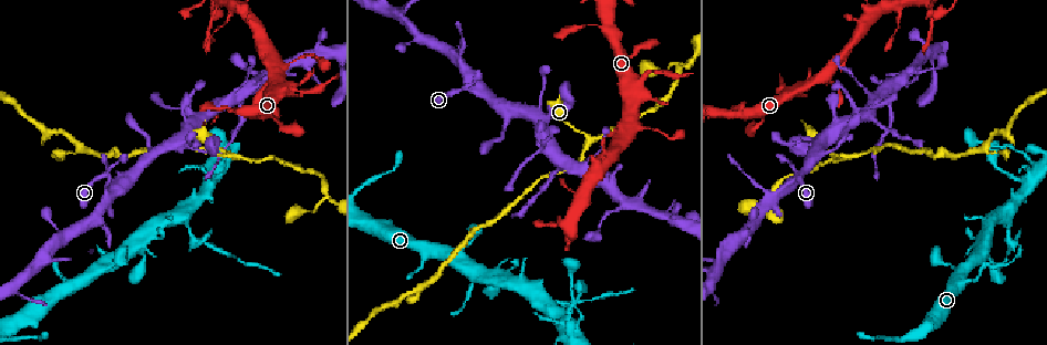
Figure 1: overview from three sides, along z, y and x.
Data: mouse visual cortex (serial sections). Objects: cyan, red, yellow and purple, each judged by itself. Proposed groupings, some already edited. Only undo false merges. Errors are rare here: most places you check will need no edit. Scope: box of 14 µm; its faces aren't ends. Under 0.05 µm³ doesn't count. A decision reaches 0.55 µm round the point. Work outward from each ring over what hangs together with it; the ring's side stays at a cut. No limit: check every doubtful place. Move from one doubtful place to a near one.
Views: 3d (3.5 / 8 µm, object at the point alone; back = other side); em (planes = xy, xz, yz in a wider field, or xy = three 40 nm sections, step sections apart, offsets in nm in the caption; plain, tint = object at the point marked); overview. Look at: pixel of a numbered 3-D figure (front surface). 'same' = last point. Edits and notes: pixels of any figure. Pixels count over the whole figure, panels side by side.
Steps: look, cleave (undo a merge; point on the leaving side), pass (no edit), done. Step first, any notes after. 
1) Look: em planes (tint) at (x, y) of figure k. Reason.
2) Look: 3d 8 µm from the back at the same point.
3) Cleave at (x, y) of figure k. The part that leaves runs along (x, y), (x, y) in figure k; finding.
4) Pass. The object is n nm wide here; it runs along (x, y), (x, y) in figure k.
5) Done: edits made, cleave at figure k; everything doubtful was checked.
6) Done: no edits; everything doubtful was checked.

Look: 3d 3.5 µm at (1010, 244) of figure 1. Sharp bend.

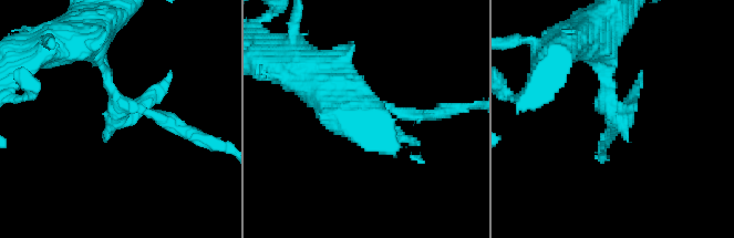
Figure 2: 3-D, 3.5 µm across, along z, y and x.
Look: em xy step 1 (plain) at (118, 110) of figure 2. Need the tissue.

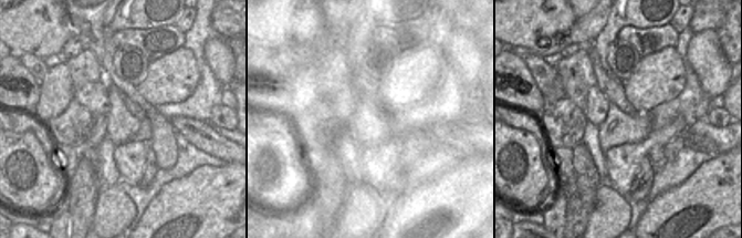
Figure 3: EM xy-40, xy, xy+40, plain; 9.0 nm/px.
Look: em xy step 1 (tint) at the same point. Where the object lies.

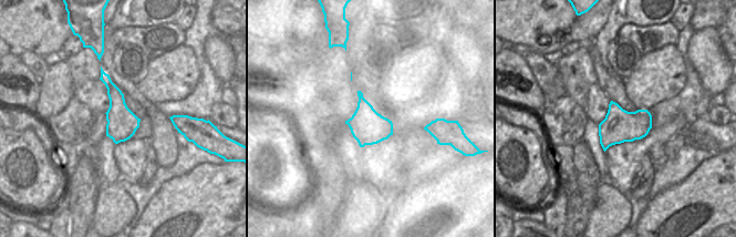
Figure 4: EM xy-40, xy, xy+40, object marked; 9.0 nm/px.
Pass. It runs along (89, 32), (120, 116), (164, 80) in figure 2; all the same cell.

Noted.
Look: 3d 8 µm at (328, 195) of figure 1. Three-way junction.

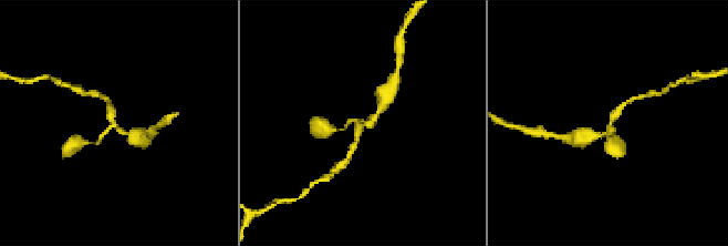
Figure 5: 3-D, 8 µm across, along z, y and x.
Look: em xy step 3 (tint) at (609, 122) of figure 5. 3 arms meet here; the arms are 150, 200, 200 nm wide; need the tissue.

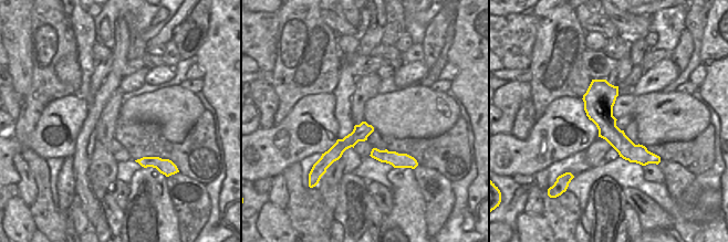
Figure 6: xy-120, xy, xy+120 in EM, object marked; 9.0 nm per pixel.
Pass. It runs along (108, 100), (113, 125), (92, 143) in figure 5; all the same cell.

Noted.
Look: 3d 8 µm at (937, 11) of figure 1. Thin neck.

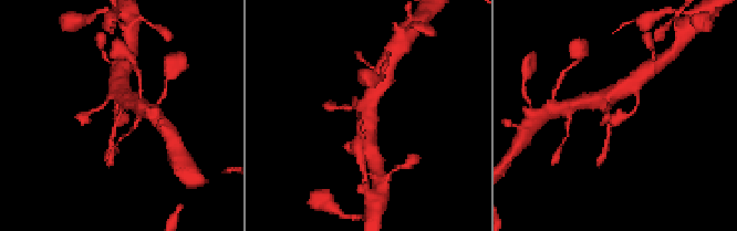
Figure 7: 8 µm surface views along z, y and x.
Look: 3d 3.5 µm at (116, 118) of figure 7.

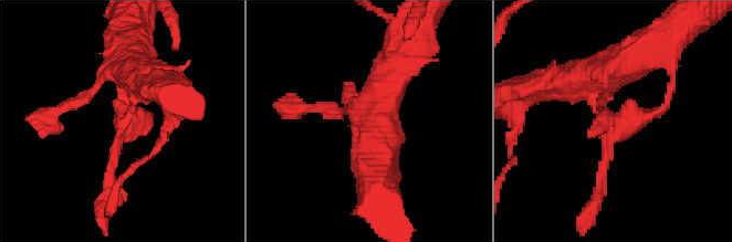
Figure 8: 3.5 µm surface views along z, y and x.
Look: em xy step 5 (tint) at (126, 122) of figure 8.

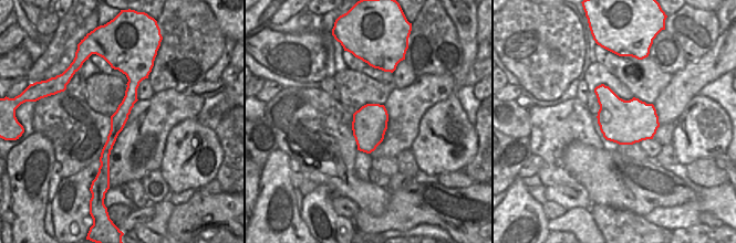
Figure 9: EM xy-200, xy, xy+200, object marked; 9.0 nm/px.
Pass. It runs along (388, 81), (372, 108), (372, 177) in figure 8; continuous, no second cell.

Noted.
Done: no edits; everything doubtful was checked.

